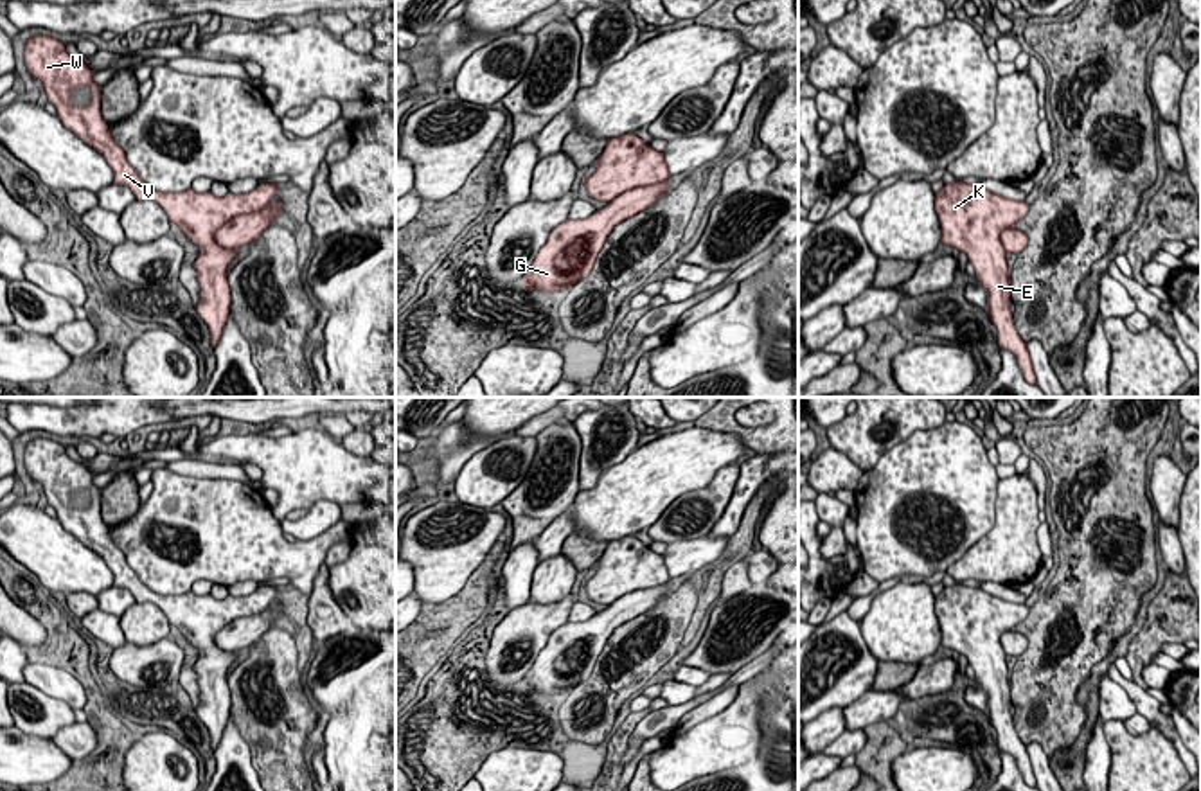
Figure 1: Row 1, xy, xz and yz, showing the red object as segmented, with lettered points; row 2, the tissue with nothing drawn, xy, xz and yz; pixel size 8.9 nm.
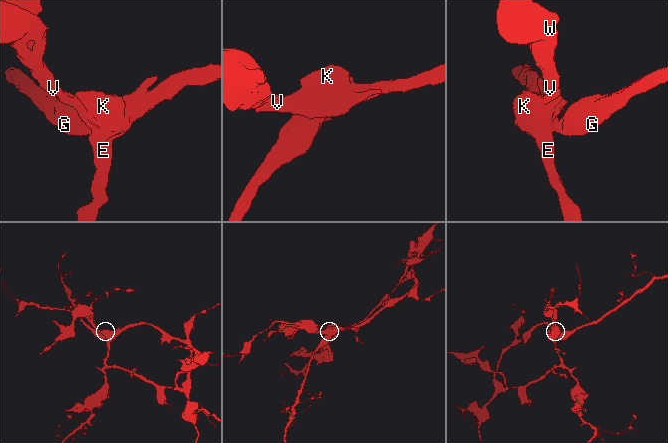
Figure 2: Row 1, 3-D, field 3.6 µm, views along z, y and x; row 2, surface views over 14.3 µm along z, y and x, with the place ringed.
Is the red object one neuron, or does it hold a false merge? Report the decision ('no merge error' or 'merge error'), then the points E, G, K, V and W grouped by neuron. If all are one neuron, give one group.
no merge error; E G K V W

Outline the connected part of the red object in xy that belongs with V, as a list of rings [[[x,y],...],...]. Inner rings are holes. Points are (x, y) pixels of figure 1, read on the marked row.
[[[47,34],[27,40],[23,61],[29,74],[41,83],[49,102],[56,106],[63,126],[102,155],[113,171],[113,183],[129,187],[137,200],[158,203],[171,225],[198,246],[192,266],[198,271],[201,302],[196,311],[216,347],[230,313],[228,266],[236,250],[254,243],[280,214],[282,201],[270,201],[280,185],[261,183],[246,194],[225,196],[194,189],[156,191],[140,178],[124,149],[111,138],[101,113],[101,84],[93,83],[95,72],[86,63],[72,58],[61,41]],[[81,86],[92,90],[88,106],[72,102],[72,92]]]

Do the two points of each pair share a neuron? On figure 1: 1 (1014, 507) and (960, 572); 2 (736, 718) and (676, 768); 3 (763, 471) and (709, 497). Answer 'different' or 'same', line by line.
1: same
2: same
3: different

